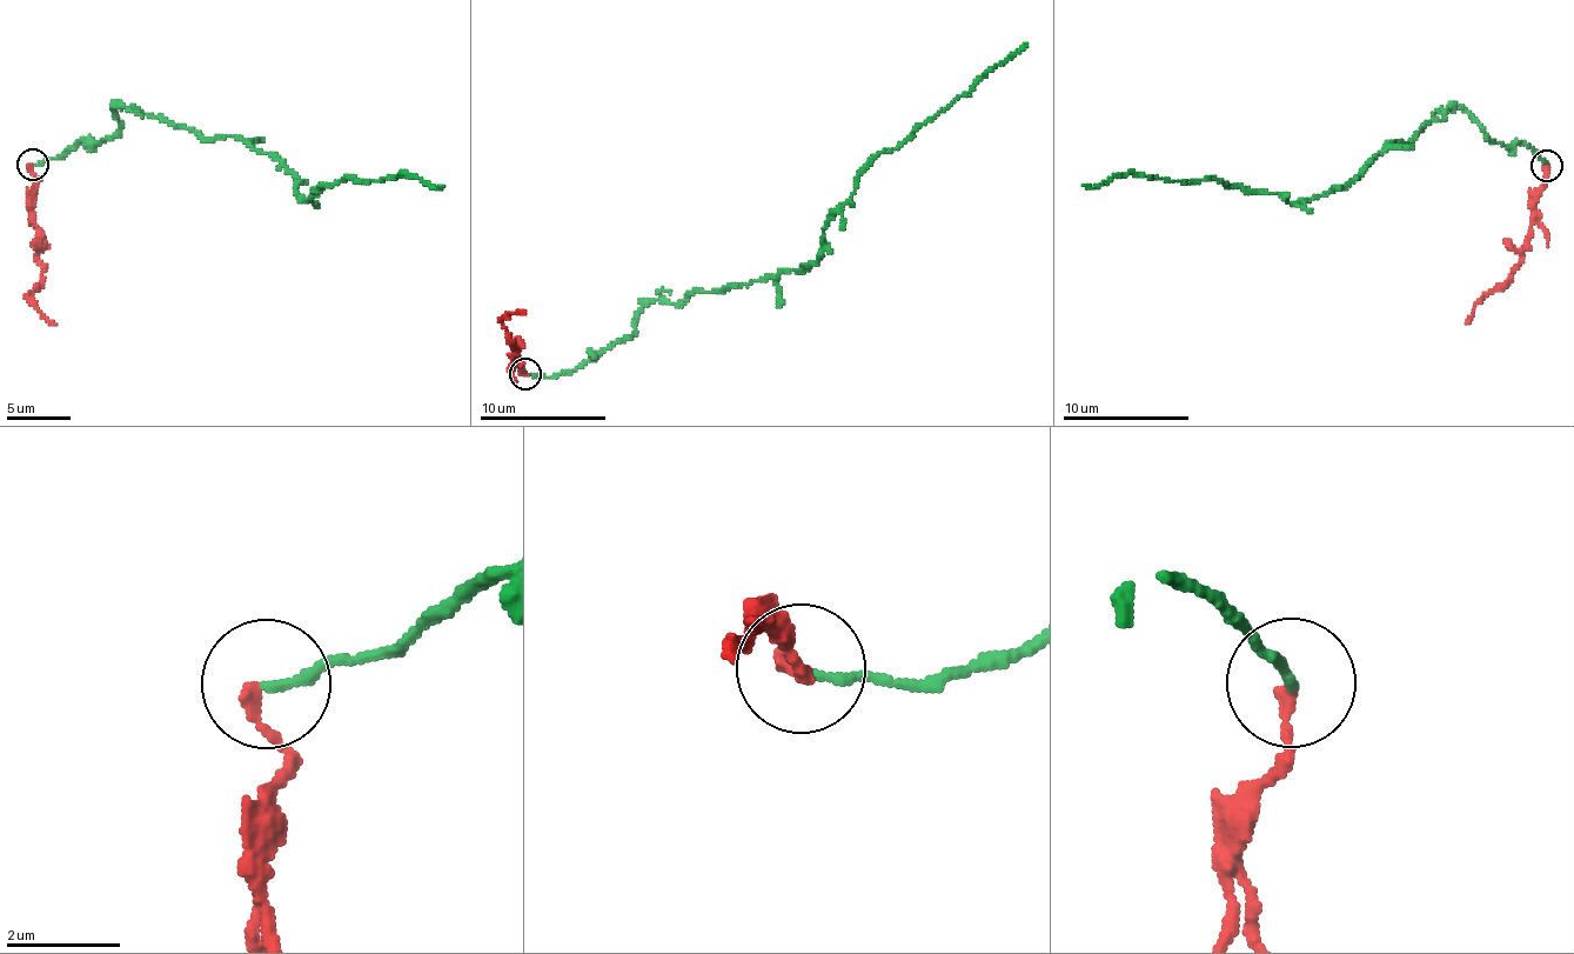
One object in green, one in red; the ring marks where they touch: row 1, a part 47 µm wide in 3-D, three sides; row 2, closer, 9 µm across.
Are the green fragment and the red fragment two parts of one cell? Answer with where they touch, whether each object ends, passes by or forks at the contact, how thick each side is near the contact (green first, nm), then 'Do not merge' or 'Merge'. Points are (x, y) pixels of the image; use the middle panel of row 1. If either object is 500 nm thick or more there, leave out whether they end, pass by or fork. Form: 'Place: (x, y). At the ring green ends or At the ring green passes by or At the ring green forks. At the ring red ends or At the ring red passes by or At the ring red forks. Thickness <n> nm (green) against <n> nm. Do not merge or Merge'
Place: (524, 373). At the ring green ends. At the ring red ends. Thickness 160 nm (green) against 200 nm. Do not merge

